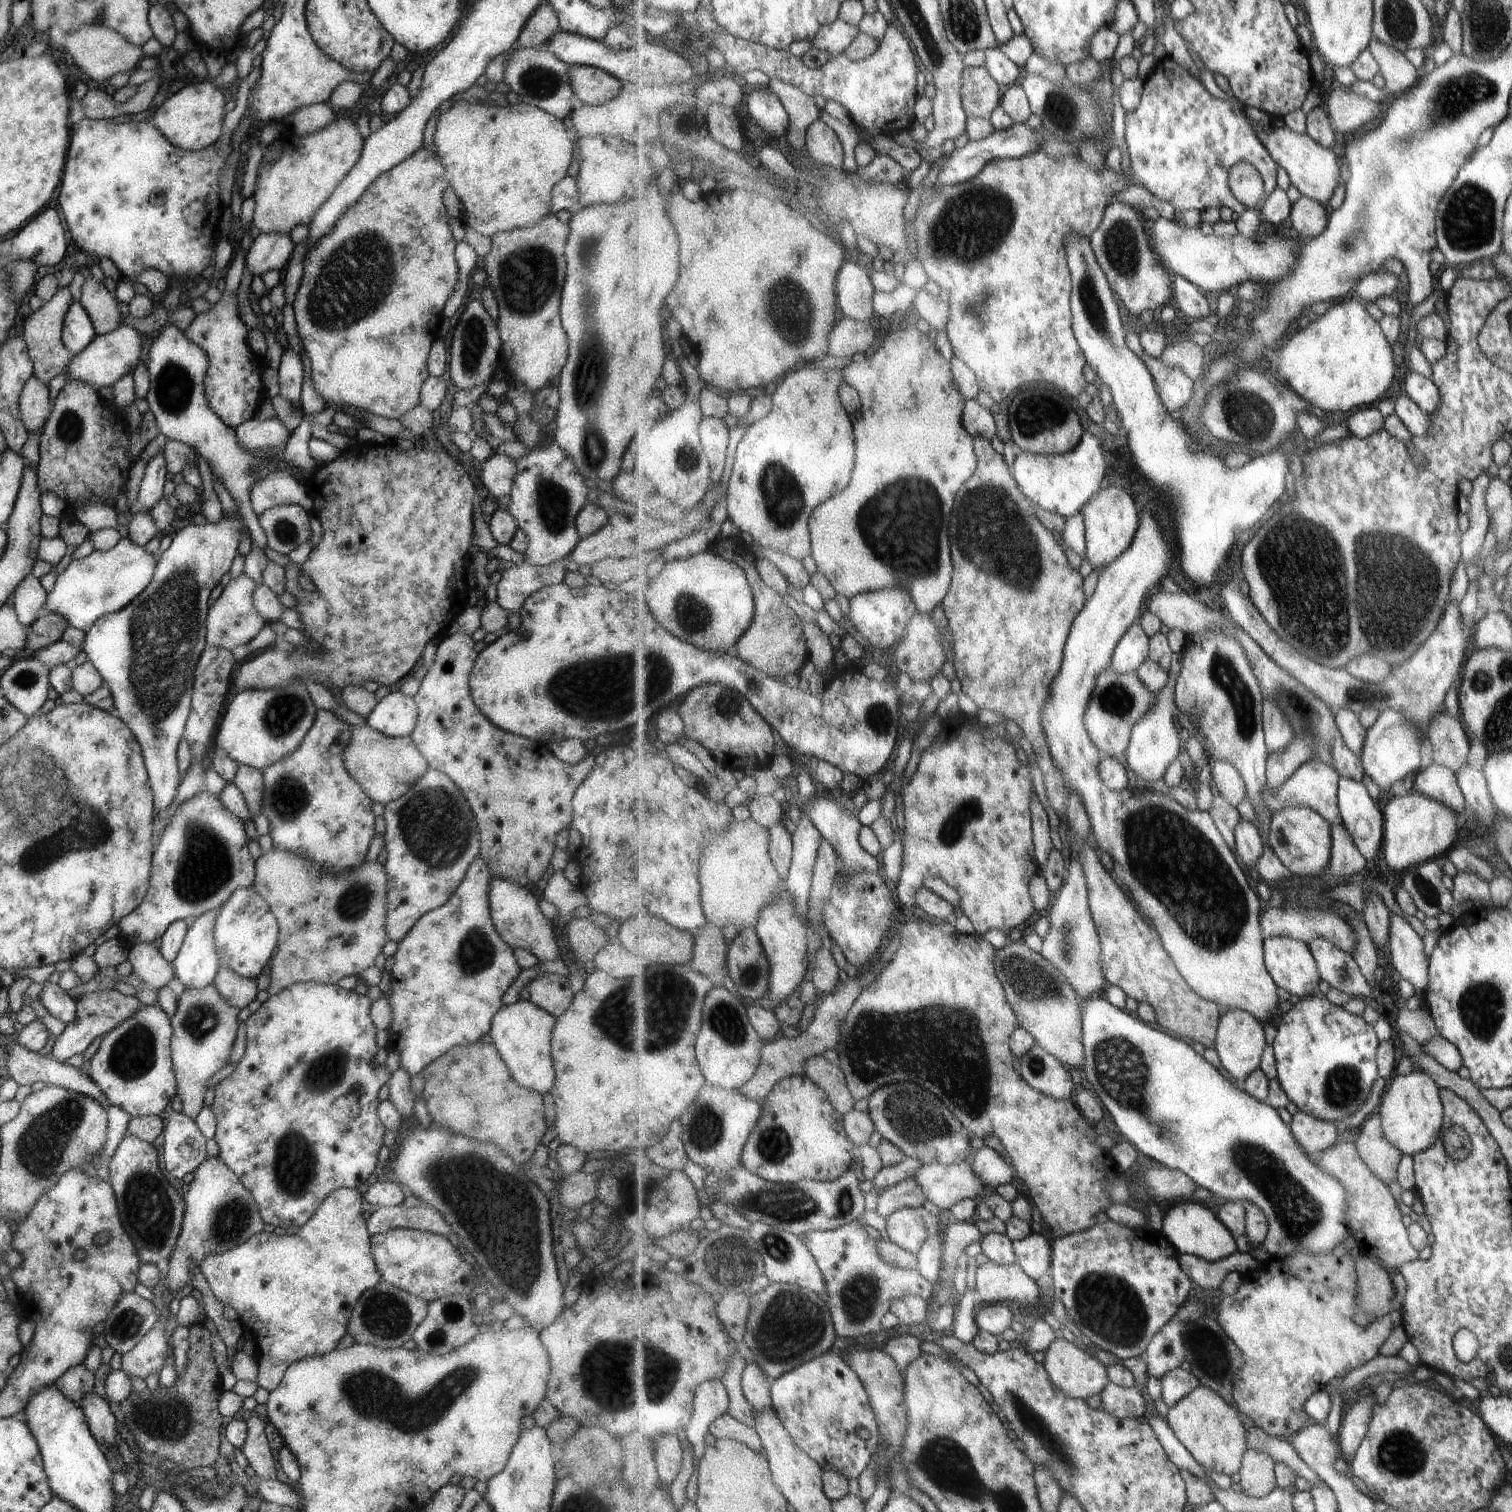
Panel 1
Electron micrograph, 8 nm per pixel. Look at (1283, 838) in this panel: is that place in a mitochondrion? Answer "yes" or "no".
yes

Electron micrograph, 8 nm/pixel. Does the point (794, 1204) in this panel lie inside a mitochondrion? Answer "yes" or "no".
yes

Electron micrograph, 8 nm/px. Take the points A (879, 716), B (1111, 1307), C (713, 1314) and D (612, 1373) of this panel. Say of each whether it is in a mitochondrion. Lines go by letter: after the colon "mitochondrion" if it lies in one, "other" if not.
A: mitochondrion
B: mitochondrion
C: other
D: mitochondrion

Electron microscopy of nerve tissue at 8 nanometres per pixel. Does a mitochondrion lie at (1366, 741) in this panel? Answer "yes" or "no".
no

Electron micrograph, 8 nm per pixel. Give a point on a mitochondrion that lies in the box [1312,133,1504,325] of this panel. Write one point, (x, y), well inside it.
(1470, 217)

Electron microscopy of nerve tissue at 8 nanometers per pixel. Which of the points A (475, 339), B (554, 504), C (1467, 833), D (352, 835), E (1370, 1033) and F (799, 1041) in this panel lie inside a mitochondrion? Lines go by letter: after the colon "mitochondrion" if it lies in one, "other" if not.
A: mitochondrion
B: mitochondrion
C: other
D: other
E: other
F: other

